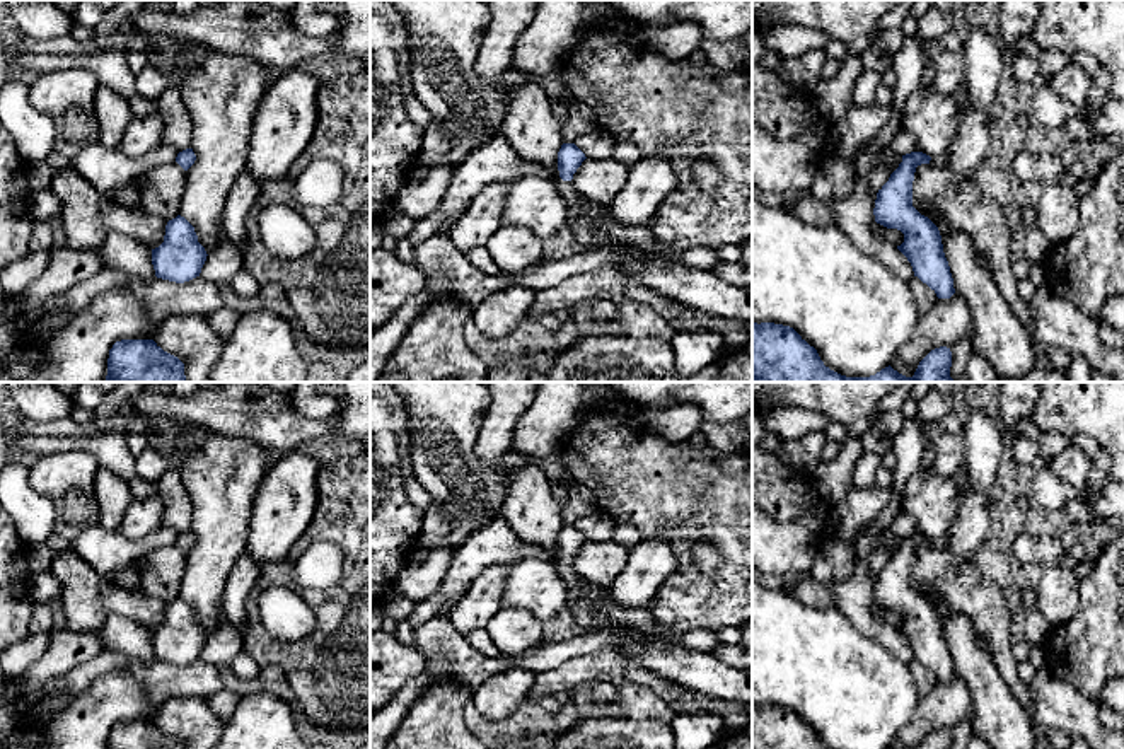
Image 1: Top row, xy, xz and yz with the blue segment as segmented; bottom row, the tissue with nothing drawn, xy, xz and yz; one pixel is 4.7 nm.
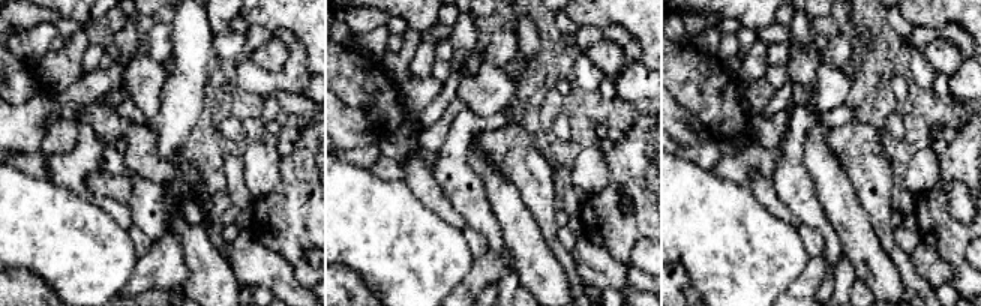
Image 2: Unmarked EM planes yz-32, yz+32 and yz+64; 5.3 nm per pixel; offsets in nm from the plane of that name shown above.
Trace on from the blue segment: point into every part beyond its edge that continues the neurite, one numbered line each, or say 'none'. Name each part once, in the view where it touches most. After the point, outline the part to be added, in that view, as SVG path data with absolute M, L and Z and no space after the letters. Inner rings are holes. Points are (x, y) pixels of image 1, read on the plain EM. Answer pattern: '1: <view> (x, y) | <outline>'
1: xz (568, 575) | M558 560L556 566L563 582L568 585L568 590L576 589L583 582L583 578L573 572L571 563L563 563Z

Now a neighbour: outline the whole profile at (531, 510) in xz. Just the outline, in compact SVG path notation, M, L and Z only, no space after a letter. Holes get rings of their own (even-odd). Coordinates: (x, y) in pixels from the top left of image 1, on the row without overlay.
M529 457L513 469L498 517L519 541L548 549L553 554L551 561L558 563L558 534L565 525L561 505L553 495L553 483Z

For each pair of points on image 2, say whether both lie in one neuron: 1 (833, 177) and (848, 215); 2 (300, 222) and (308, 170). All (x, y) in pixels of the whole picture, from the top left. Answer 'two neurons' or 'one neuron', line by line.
1: one neuron
2: one neuron

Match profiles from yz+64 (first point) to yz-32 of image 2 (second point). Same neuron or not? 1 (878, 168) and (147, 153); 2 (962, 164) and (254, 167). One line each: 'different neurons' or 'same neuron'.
1: same neuron
2: different neurons

